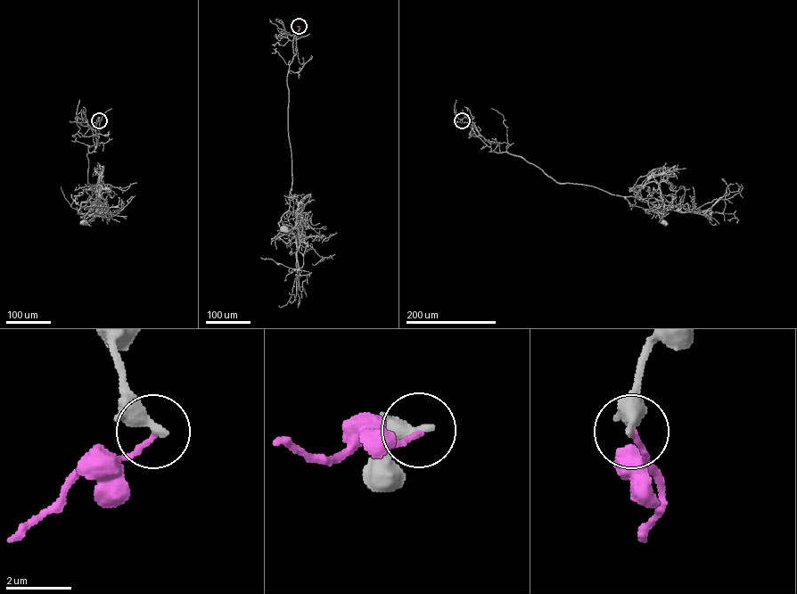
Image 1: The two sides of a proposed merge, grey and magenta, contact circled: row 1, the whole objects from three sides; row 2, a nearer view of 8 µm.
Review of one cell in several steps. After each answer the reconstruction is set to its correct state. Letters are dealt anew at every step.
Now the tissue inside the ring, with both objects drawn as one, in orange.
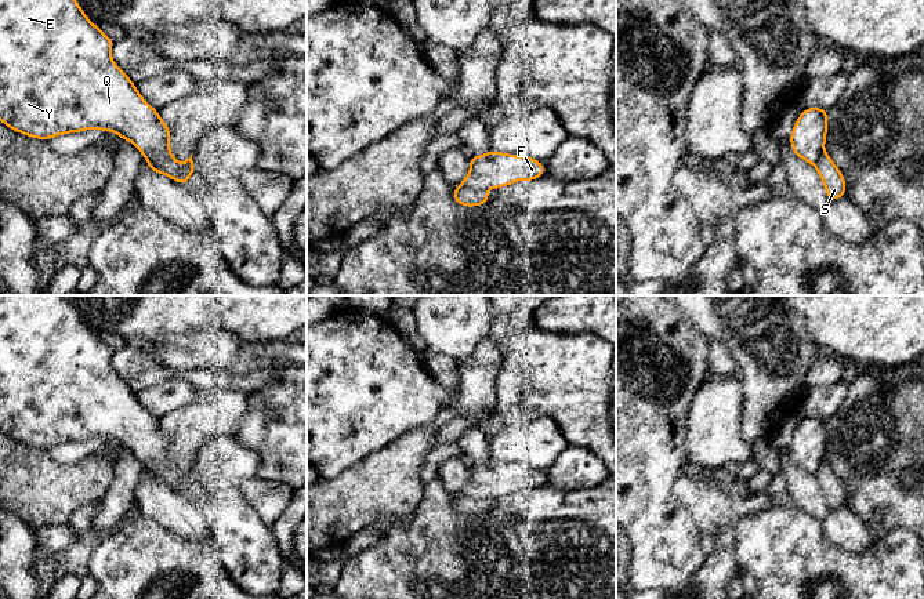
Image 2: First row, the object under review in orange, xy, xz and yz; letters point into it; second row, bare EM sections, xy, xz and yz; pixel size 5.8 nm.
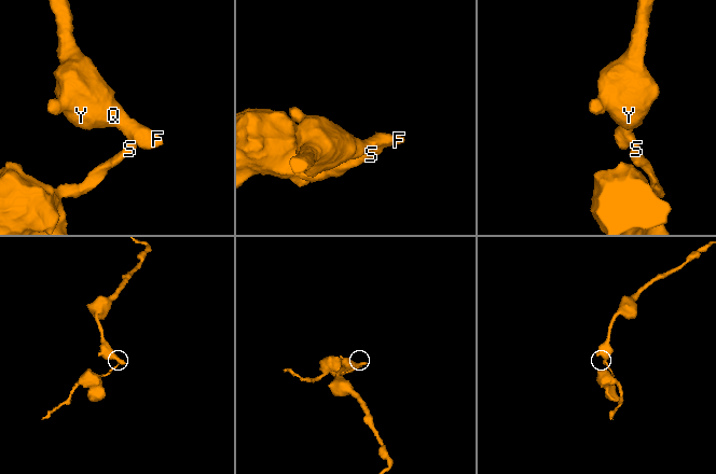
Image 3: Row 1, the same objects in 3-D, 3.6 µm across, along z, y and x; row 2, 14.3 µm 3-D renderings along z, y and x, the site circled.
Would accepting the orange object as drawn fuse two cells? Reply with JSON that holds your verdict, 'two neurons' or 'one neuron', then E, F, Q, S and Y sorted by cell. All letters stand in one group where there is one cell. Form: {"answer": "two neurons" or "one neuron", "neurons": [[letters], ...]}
{"answer": "two neurons", "neurons": [["E", "F", "Q", "Y"], ["S"]]}

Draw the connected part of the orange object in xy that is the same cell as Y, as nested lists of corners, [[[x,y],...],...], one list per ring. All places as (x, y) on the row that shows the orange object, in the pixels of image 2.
[[[0,0],[0,121],[12,131],[37,139],[51,139],[62,134],[81,132],[90,128],[99,128],[102,132],[113,131],[120,139],[133,142],[146,161],[162,167],[166,175],[185,185],[191,181],[193,173],[192,155],[182,164],[174,159],[174,155],[169,150],[169,142],[173,137],[167,124],[160,119],[159,110],[142,98],[131,79],[115,63],[110,55],[113,44],[115,41],[87,18],[76,0]]]

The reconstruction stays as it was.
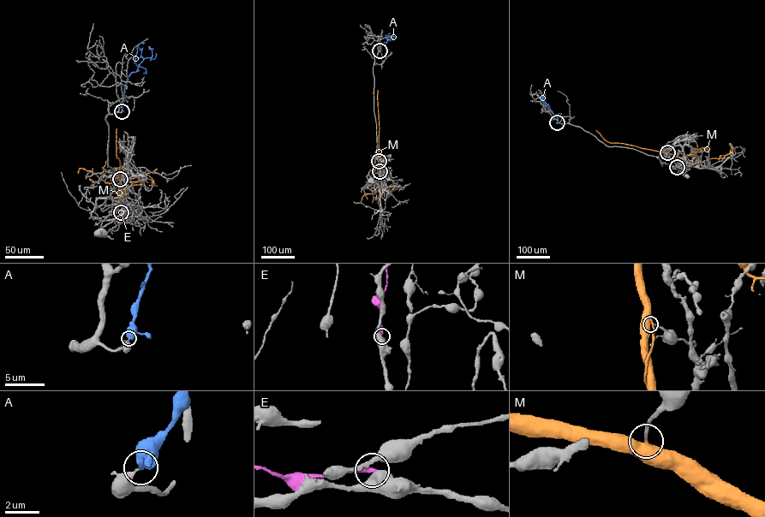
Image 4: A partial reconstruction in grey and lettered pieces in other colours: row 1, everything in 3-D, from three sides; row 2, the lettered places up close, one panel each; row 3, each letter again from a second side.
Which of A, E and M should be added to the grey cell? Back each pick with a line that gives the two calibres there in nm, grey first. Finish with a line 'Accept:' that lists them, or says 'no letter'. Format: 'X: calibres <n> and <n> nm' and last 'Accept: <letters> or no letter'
A: calibres 320 and 650 nm
Accept: A

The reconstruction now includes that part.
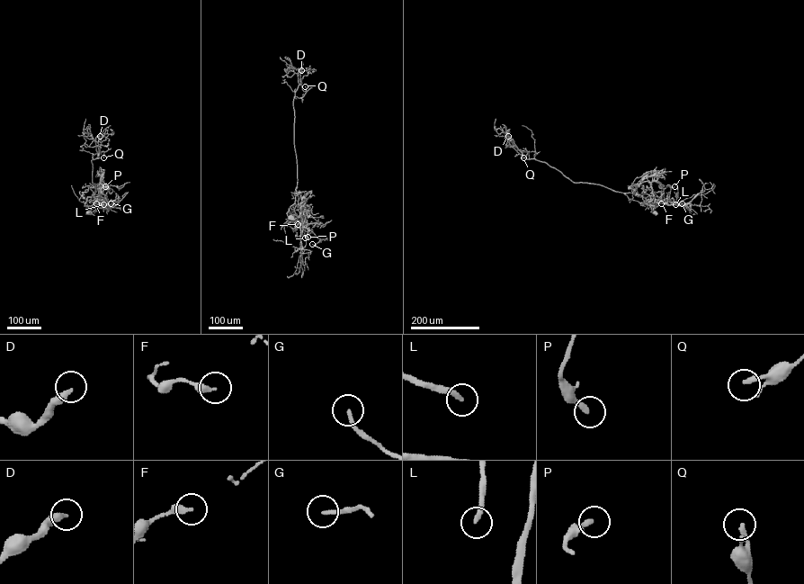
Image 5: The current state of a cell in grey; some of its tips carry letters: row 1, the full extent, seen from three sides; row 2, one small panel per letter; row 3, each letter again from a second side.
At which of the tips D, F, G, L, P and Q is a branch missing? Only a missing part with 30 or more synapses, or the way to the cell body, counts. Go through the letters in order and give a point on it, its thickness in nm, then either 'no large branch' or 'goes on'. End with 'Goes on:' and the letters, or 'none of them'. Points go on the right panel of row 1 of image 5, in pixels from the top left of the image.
D: place (508, 136); calibre 280 nm; goes on
F: place (661, 203); calibre 320 nm; no large branch
G: place (682, 203); calibre 160 nm; no large branch
L: place (675, 204); calibre 240 nm; no large branch
P: place (674, 186); calibre 240 nm; no large branch
Q: place (523, 157); calibre 220 nm; no large branch
Goes on: D

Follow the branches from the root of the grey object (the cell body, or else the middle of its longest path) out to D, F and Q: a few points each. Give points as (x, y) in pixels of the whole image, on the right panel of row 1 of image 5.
D: (601, 185), (574, 182), (545, 162), (523, 158), (522, 152), (508, 136)
F: (601, 185), (638, 196), (657, 196), (665, 201), (666, 198), (666, 202), (661, 203)
Q: (601, 185), (572, 181), (558, 170), (535, 159), (535, 152), (528, 152), (523, 157)

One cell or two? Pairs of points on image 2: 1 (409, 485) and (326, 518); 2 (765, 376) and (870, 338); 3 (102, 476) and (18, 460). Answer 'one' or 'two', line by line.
1: one
2: one
3: one

